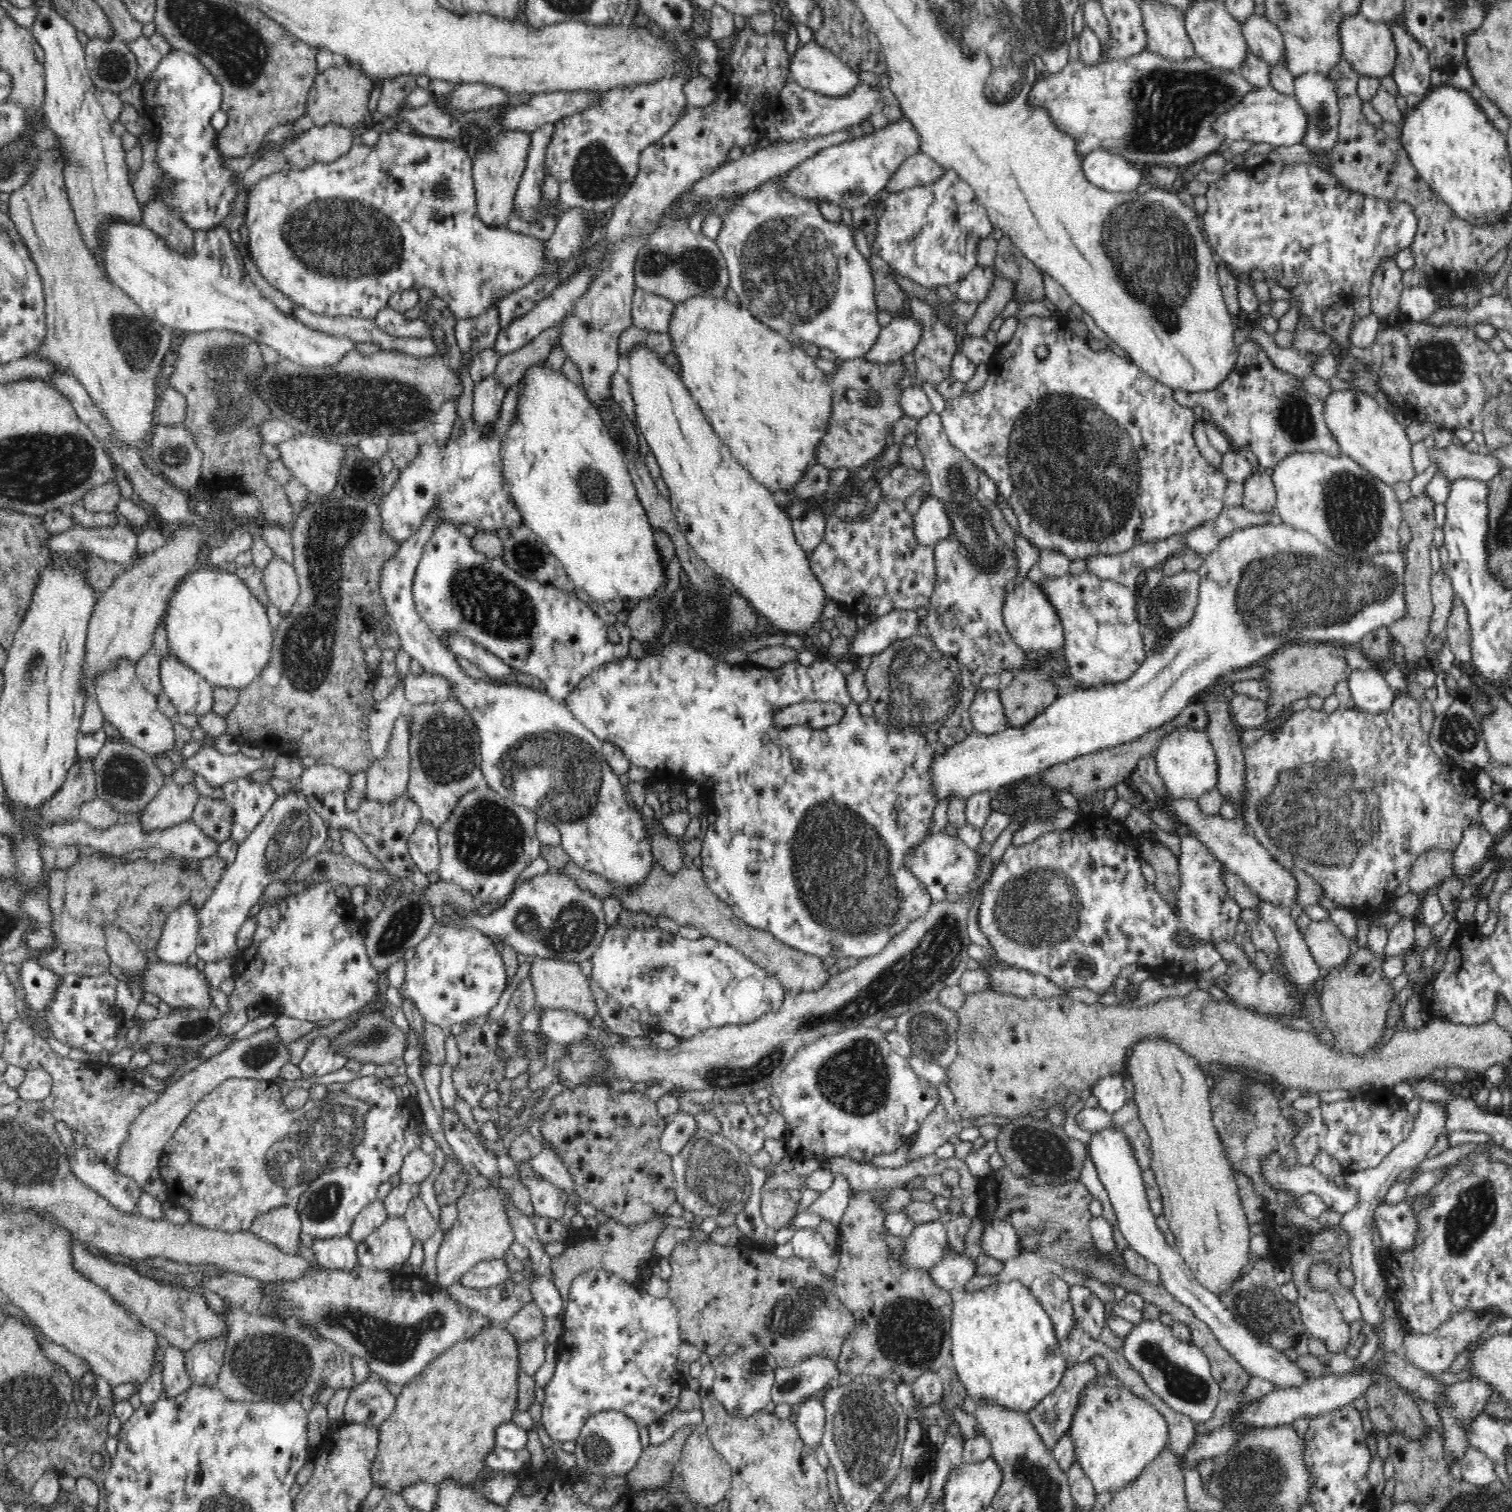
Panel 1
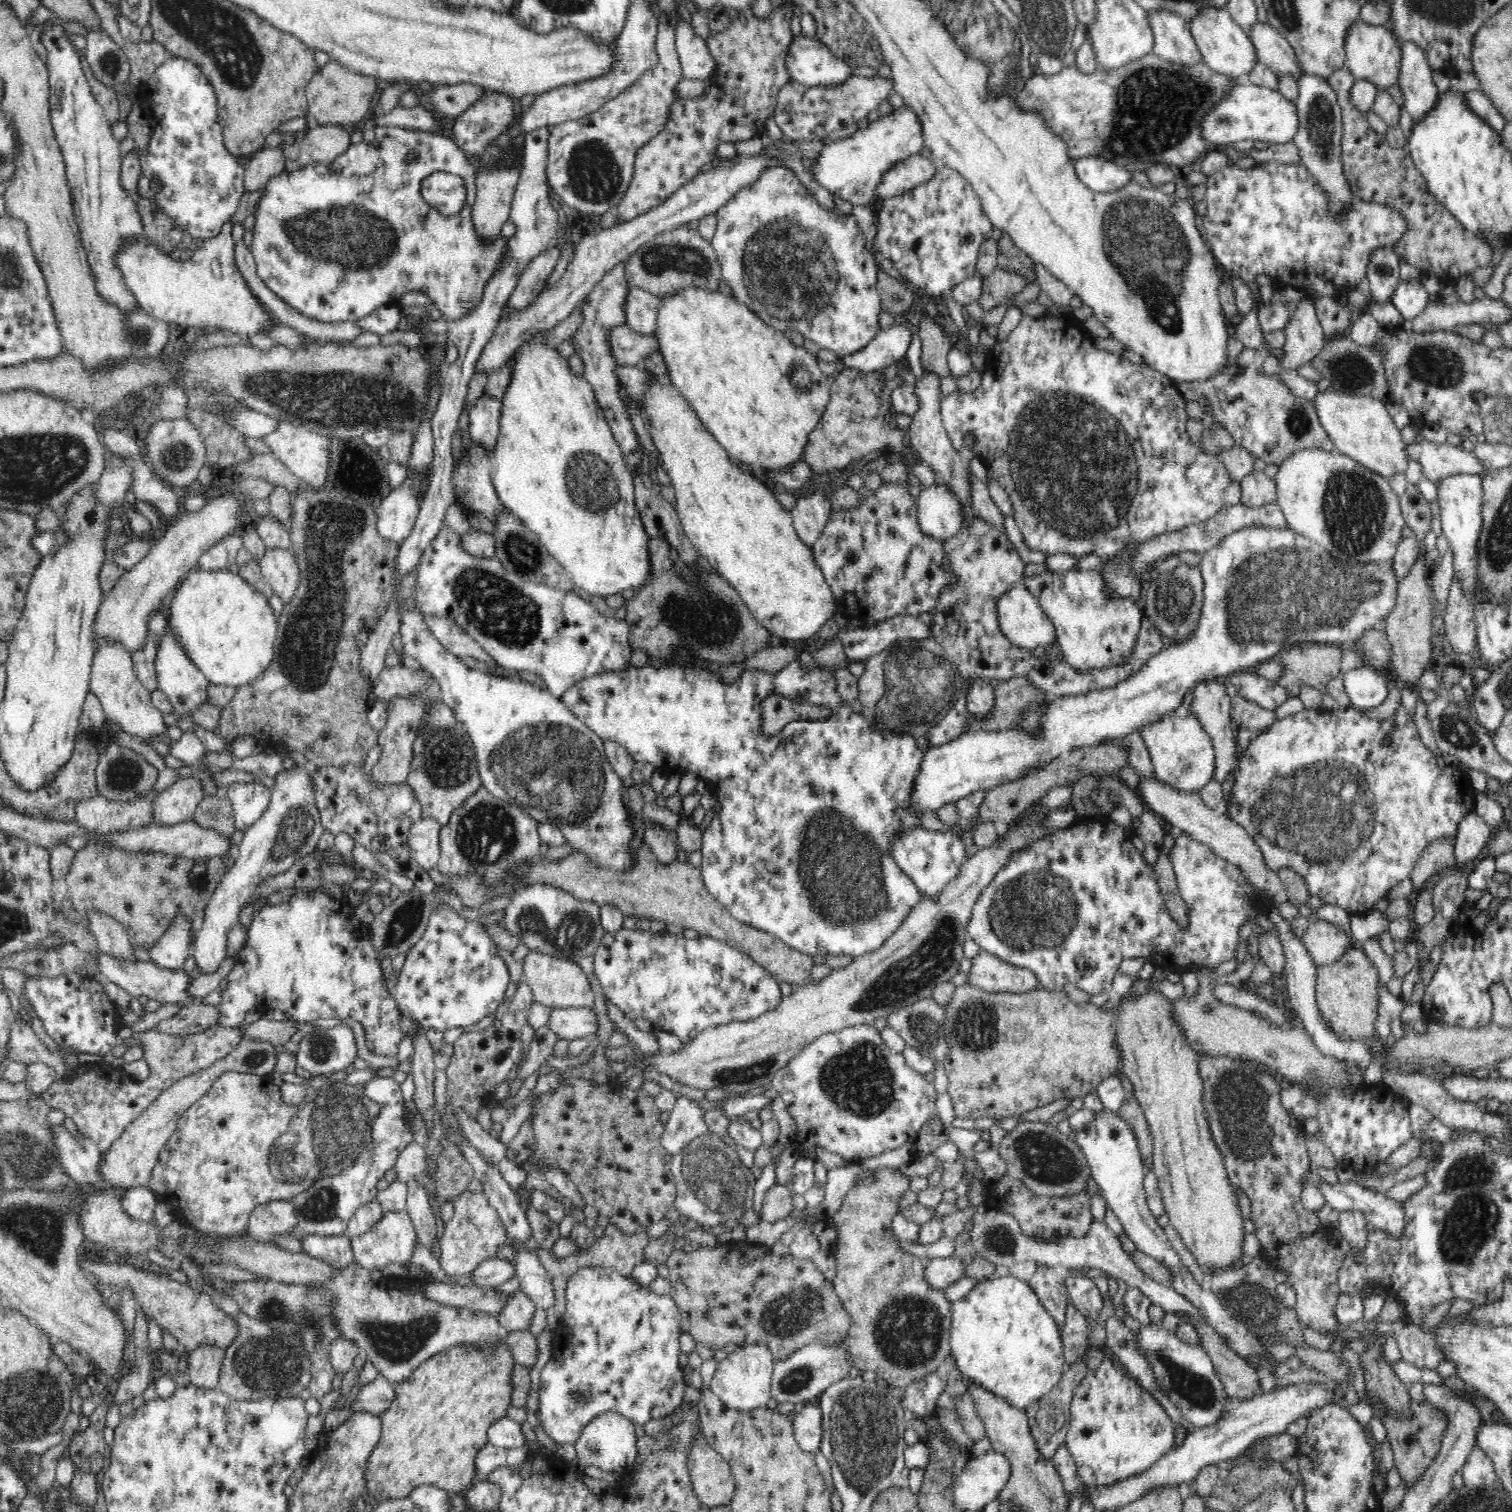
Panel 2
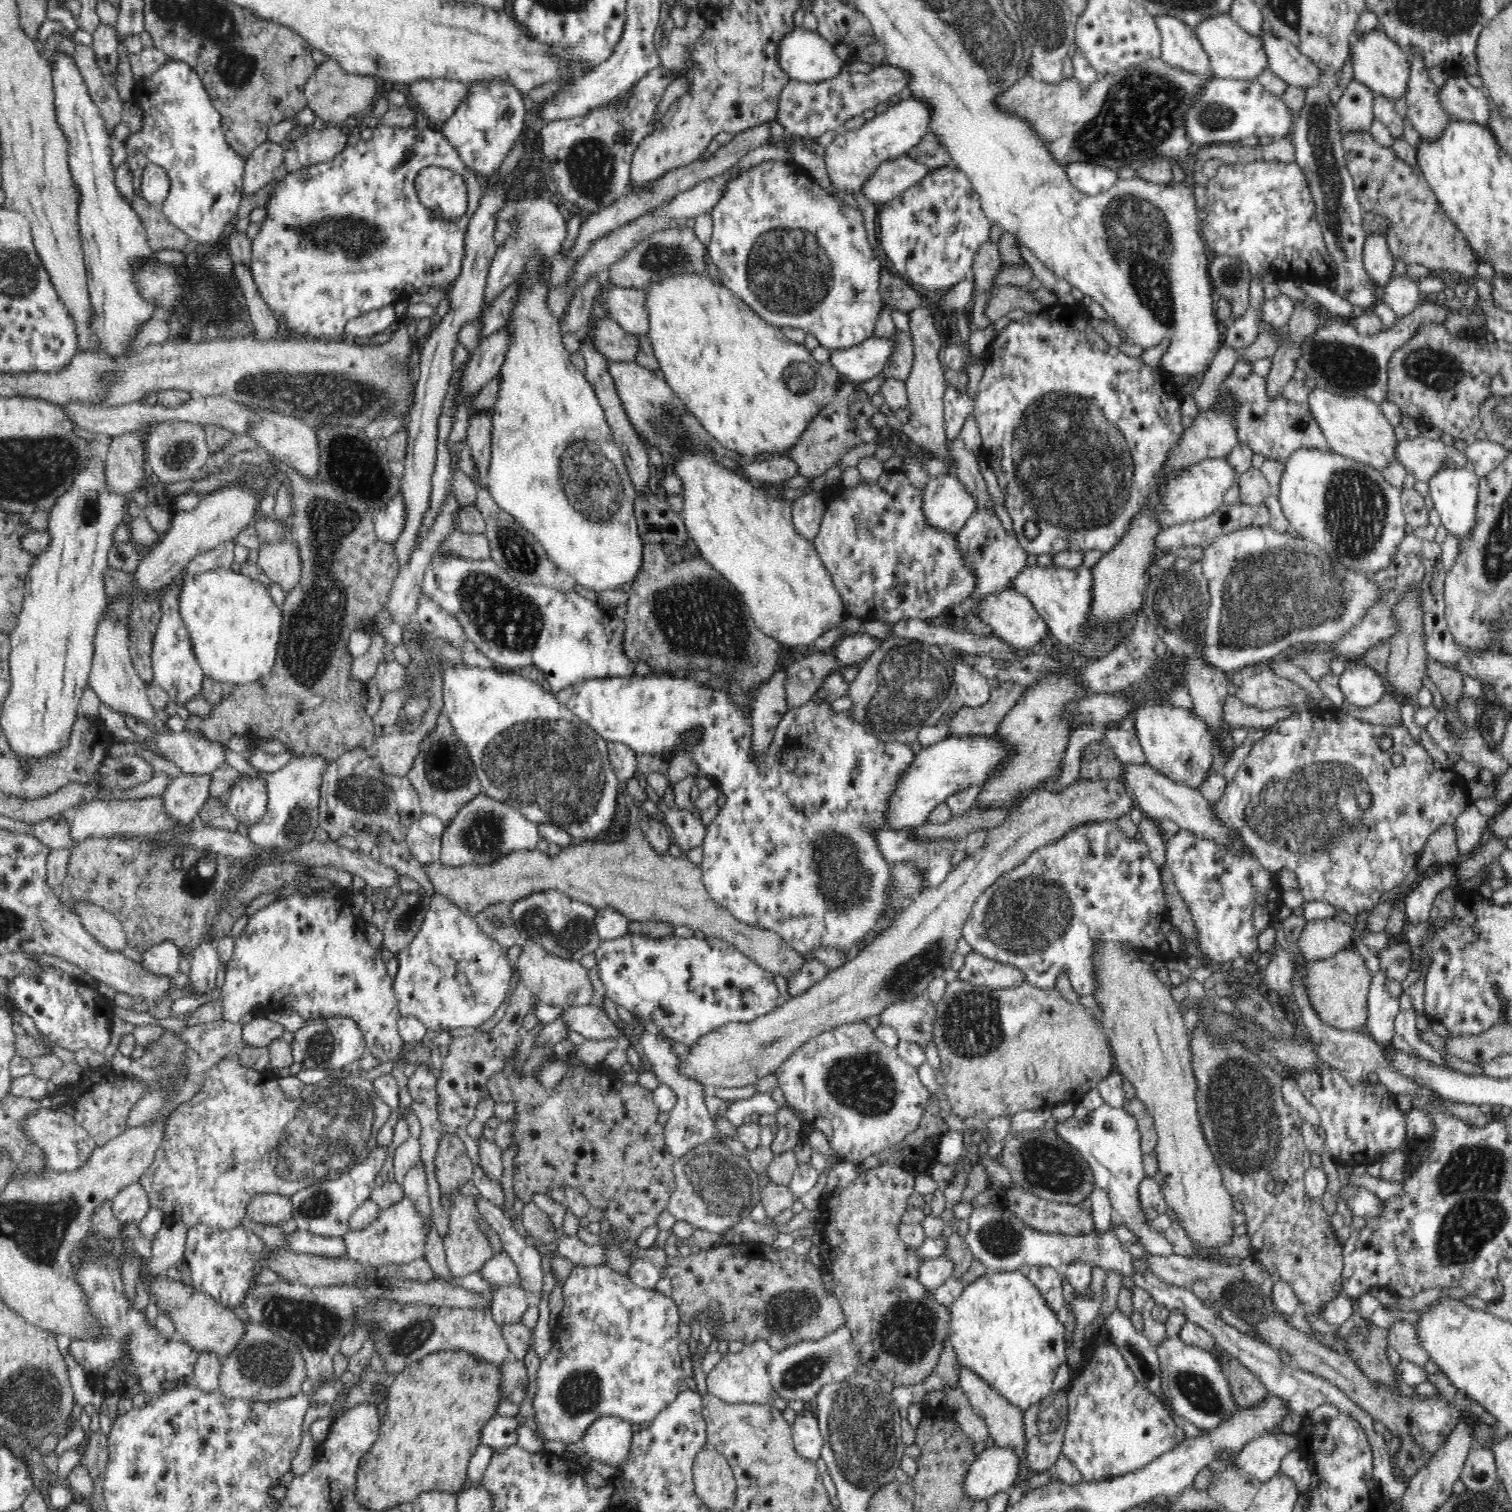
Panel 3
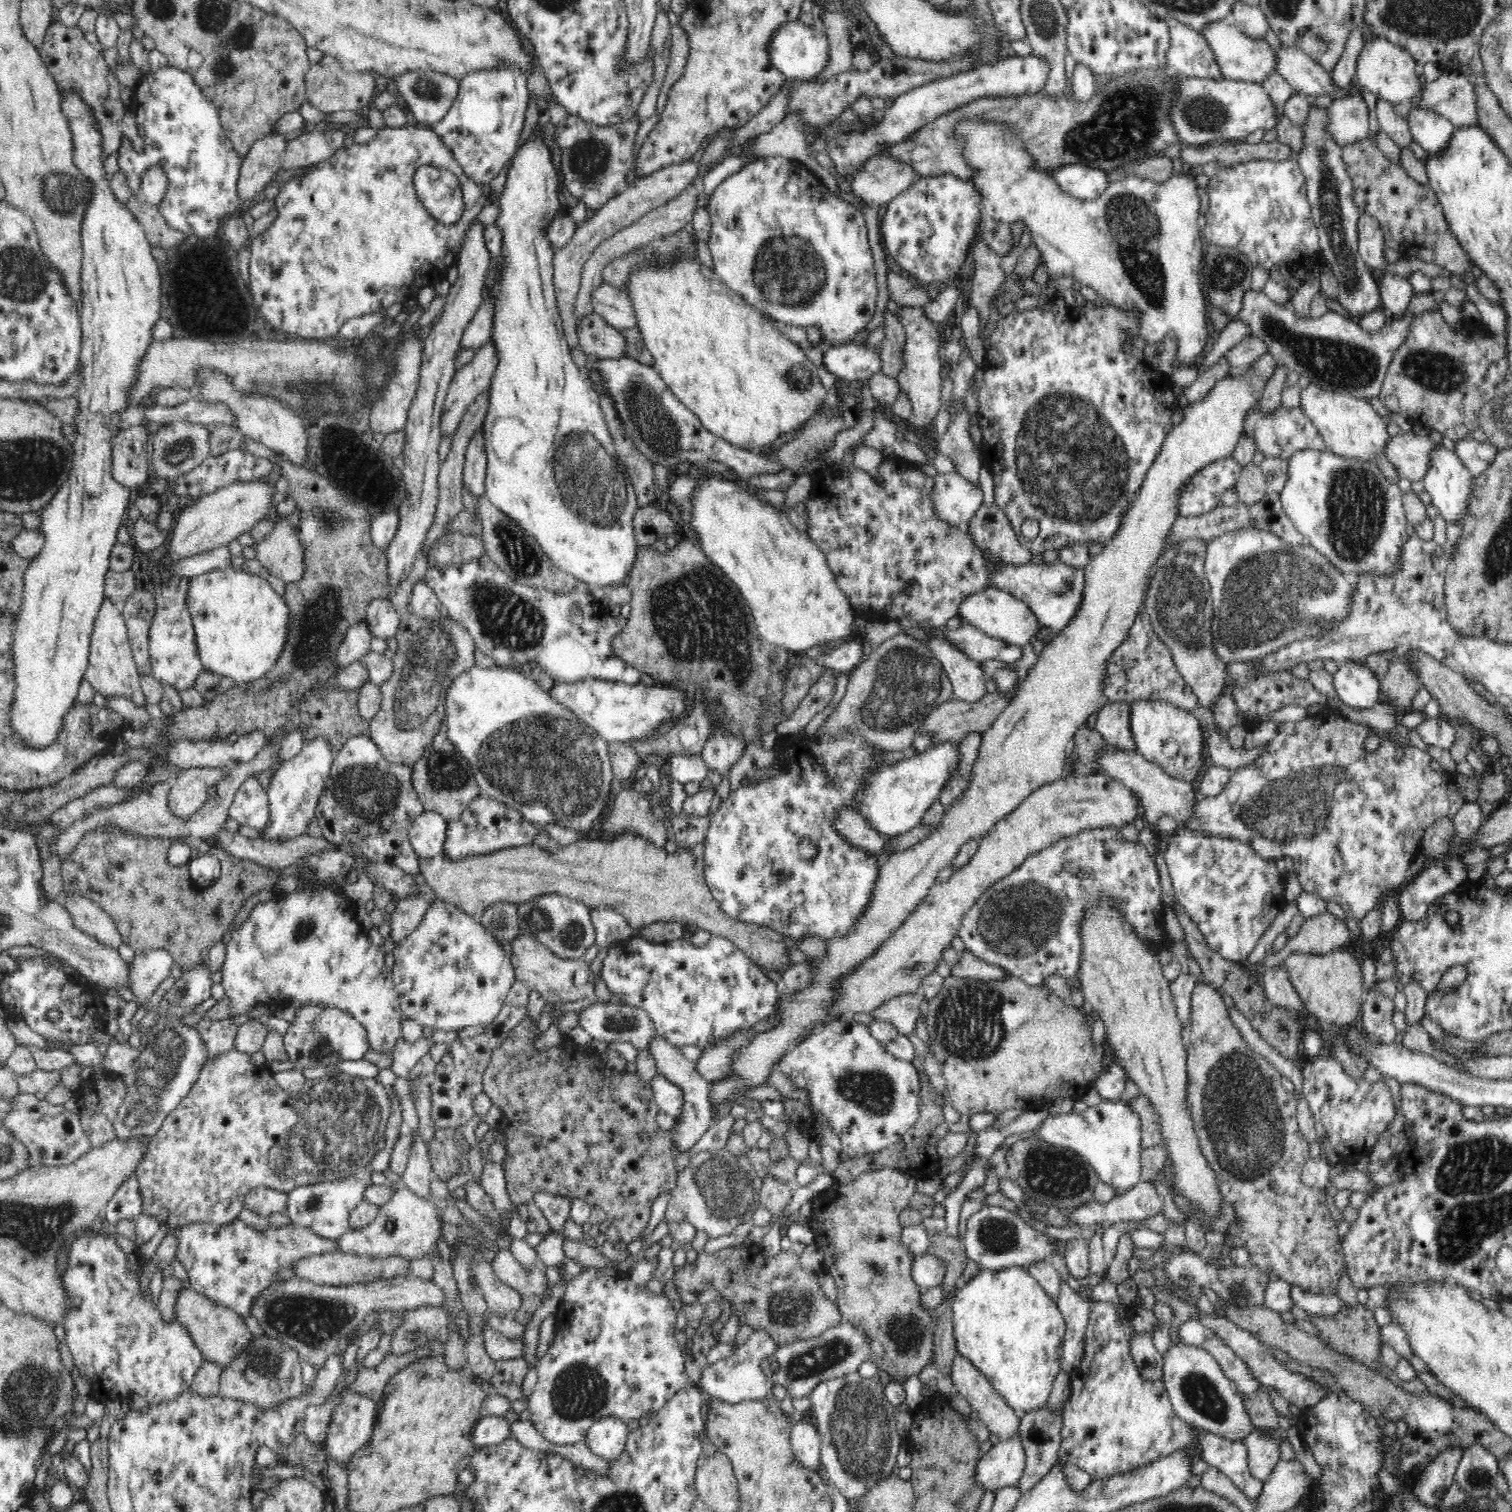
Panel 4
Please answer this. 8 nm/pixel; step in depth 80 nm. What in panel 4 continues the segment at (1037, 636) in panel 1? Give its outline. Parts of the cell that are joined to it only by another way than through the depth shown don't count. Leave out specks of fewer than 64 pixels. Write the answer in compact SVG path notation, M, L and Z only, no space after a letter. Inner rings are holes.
M992 587L966 596L958 606L957 615L964 624L978 628L985 635L1021 647L1034 638L1040 627L1036 615L1032 614L1026 603L1014 597L1012 593Z

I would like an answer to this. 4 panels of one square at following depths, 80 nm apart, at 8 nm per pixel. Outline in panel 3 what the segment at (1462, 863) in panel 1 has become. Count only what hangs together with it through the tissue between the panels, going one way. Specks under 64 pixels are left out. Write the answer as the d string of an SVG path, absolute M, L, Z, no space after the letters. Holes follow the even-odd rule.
M1472 803L1456 817L1455 833L1460 858L1470 856L1487 838L1490 820Z

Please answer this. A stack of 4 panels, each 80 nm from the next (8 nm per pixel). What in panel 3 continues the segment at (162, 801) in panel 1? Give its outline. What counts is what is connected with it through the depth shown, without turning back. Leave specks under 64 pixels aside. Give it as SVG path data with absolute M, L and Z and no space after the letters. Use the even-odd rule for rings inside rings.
M182 772L175 779L170 779L166 791L161 796L164 813L173 822L189 824L198 819L198 812L209 799L211 773L194 774Z

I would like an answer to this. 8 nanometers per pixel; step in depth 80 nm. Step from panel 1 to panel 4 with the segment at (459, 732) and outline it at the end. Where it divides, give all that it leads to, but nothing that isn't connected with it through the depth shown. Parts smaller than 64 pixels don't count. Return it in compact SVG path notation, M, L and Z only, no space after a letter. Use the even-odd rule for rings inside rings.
M444 723L438 734L434 736L432 743L424 749L422 756L412 765L411 781L423 805L423 811L438 812L448 822L458 820L472 800L482 794L468 761L448 739Z

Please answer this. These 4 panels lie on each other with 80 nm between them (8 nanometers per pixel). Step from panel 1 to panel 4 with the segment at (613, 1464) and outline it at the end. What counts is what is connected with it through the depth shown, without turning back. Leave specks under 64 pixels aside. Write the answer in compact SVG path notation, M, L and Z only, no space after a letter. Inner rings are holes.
M608 1417L596 1420L596 1423L588 1429L585 1444L604 1460L614 1460L624 1450L628 1433L627 1424L621 1419Z

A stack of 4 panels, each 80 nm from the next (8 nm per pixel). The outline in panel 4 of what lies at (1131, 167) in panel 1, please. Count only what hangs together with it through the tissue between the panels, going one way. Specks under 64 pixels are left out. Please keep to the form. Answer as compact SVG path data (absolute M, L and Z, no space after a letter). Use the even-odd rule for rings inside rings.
M1062 165L1054 169L1057 187L1081 202L1095 200L1109 188L1108 174L1084 165Z

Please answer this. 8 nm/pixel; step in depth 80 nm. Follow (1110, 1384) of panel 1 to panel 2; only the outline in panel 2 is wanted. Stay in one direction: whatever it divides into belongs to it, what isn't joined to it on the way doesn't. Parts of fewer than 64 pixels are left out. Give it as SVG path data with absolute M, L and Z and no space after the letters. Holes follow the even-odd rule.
M1106 1358L1100 1368L1084 1376L1072 1396L1064 1444L1084 1484L1110 1486L1142 1474L1174 1448L1174 1421L1158 1401L1150 1402L1152 1399L1136 1379L1115 1367L1114 1358Z

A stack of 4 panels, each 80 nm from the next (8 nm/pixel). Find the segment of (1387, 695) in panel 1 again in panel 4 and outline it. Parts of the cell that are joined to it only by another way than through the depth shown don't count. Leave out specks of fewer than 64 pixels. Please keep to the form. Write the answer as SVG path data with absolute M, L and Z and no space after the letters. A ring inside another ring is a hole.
M1346 661L1338 666L1332 676L1340 704L1367 709L1382 701L1381 682L1372 670L1356 661Z

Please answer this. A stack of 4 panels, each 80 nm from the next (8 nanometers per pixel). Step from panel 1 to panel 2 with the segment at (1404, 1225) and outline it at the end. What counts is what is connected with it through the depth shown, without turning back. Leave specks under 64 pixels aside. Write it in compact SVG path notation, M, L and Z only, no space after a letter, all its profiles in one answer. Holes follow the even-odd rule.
M1311 1170L1306 1175L1303 1186L1306 1187L1308 1184L1313 1184L1319 1188L1319 1191L1324 1194L1325 1200L1332 1209L1336 1209L1338 1213L1345 1211L1358 1211L1362 1212L1366 1216L1366 1220L1370 1221L1372 1226L1375 1228L1387 1229L1387 1232L1391 1233L1392 1237L1397 1237L1401 1233L1401 1229L1404 1228L1404 1217L1405 1213L1403 1210L1403 1203L1392 1200L1386 1194L1380 1194L1380 1192L1374 1192L1360 1187L1355 1182L1346 1182L1345 1184L1328 1184L1326 1180L1317 1174L1316 1170Z

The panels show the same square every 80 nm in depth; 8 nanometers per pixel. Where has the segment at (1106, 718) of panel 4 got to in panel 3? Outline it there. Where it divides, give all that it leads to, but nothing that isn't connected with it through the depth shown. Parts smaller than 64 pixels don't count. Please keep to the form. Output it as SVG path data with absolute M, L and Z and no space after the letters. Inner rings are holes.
M1130 715L1118 725L1105 730L1105 741L1115 752L1118 760L1125 764L1147 764L1144 751L1137 739L1134 718Z

